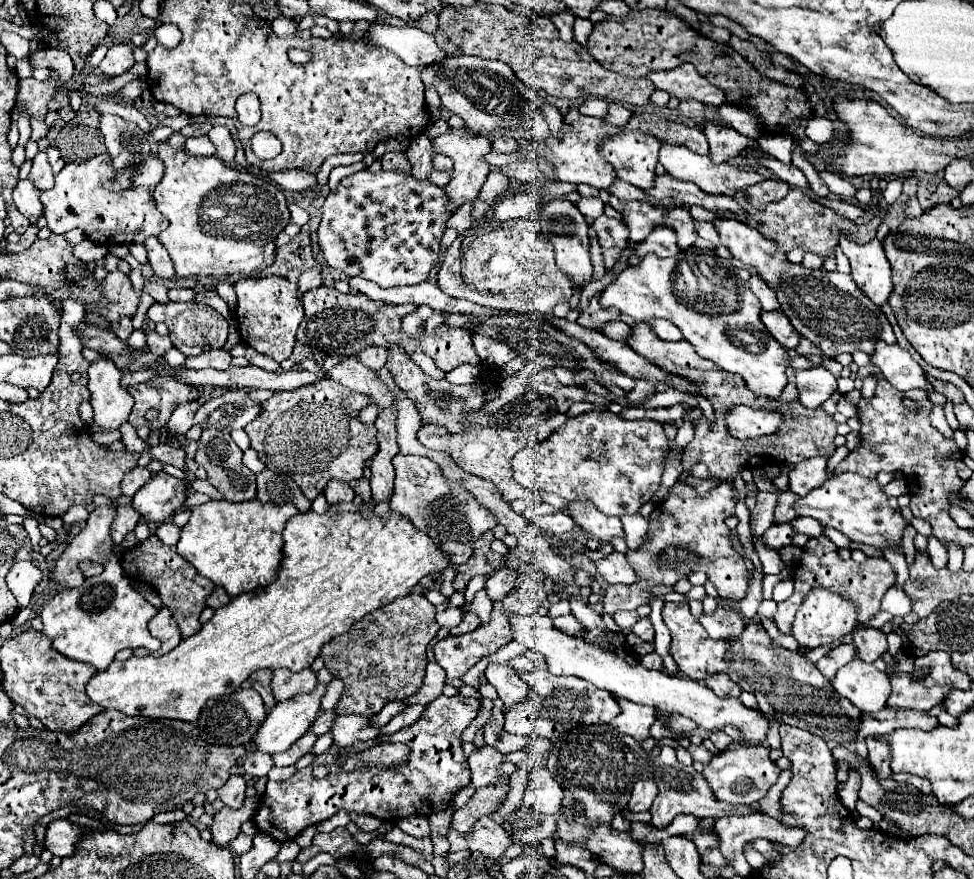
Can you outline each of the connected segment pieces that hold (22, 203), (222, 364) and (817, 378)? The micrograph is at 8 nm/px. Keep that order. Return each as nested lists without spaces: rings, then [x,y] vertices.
[[[30,179],[18,181],[18,185],[14,187],[14,203],[18,207],[20,213],[24,213],[32,223],[42,215],[42,203],[40,203],[40,191],[34,187],[34,183],[30,183]]]
[[[210,349],[198,357],[186,357],[186,367],[190,369],[218,369],[226,371],[230,367],[230,353],[226,349]]]
[[[812,365],[810,369],[796,371],[798,399],[804,407],[816,409],[836,391],[836,377],[822,365]]]

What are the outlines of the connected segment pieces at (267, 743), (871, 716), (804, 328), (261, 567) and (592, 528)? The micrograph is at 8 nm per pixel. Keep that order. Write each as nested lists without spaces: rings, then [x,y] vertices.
[[[318,683],[312,693],[298,695],[294,699],[278,703],[264,719],[262,727],[254,737],[256,751],[280,753],[290,749],[314,723],[320,699],[326,695],[326,685]]]
[[[884,707],[882,711],[876,711],[876,713],[862,713],[860,733],[864,737],[868,737],[868,735],[882,737],[882,735],[888,735],[890,731],[894,731],[898,727],[914,727],[920,731],[930,731],[938,725],[940,725],[938,719],[928,715],[926,711]]]
[[[716,219],[714,225],[720,233],[722,245],[732,253],[732,257],[750,267],[756,267],[764,283],[770,283],[780,301],[780,309],[790,319],[792,327],[818,349],[822,349],[824,355],[834,357],[838,353],[856,353],[858,349],[874,355],[874,343],[896,343],[892,325],[882,309],[878,309],[878,305],[870,303],[870,299],[858,291],[858,285],[850,275],[838,271],[830,273],[822,267],[808,269],[802,263],[790,263],[788,257],[778,251],[774,241],[766,239],[760,235],[760,231],[754,231],[738,219]]]
[[[222,499],[194,505],[190,511],[192,517],[182,527],[176,551],[188,559],[200,575],[208,577],[214,585],[224,587],[230,597],[274,583],[282,559],[284,525],[298,513],[292,503],[274,505],[256,499],[232,503]]]
[[[576,499],[574,503],[568,503],[568,507],[562,513],[572,517],[576,521],[576,525],[580,525],[584,531],[588,531],[598,541],[608,543],[608,539],[614,537],[614,535],[624,537],[620,517],[602,515],[594,507],[594,503],[590,503],[588,499]]]

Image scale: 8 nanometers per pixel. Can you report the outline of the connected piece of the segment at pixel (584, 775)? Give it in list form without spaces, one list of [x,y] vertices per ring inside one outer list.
[[[582,725],[564,733],[550,747],[548,771],[562,787],[572,791],[576,801],[584,803],[584,811],[590,825],[596,825],[598,821],[610,823],[620,809],[626,809],[632,785],[648,777],[652,777],[658,783],[660,791],[654,799],[654,807],[650,809],[652,825],[656,829],[668,827],[678,813],[692,813],[700,819],[760,813],[752,805],[734,805],[714,799],[714,793],[710,791],[710,785],[706,783],[704,775],[694,767],[682,765],[676,759],[676,751],[672,747],[664,747],[656,759],[648,759],[646,751],[640,747],[638,741],[634,741],[628,735],[616,733],[610,725]]]

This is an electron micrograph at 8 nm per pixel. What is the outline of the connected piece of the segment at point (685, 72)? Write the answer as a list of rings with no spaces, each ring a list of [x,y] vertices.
[[[690,63],[678,65],[668,71],[652,71],[650,81],[656,89],[664,89],[678,99],[692,97],[714,107],[726,103],[726,93],[722,93],[720,87],[712,85],[706,77],[702,77]]]

